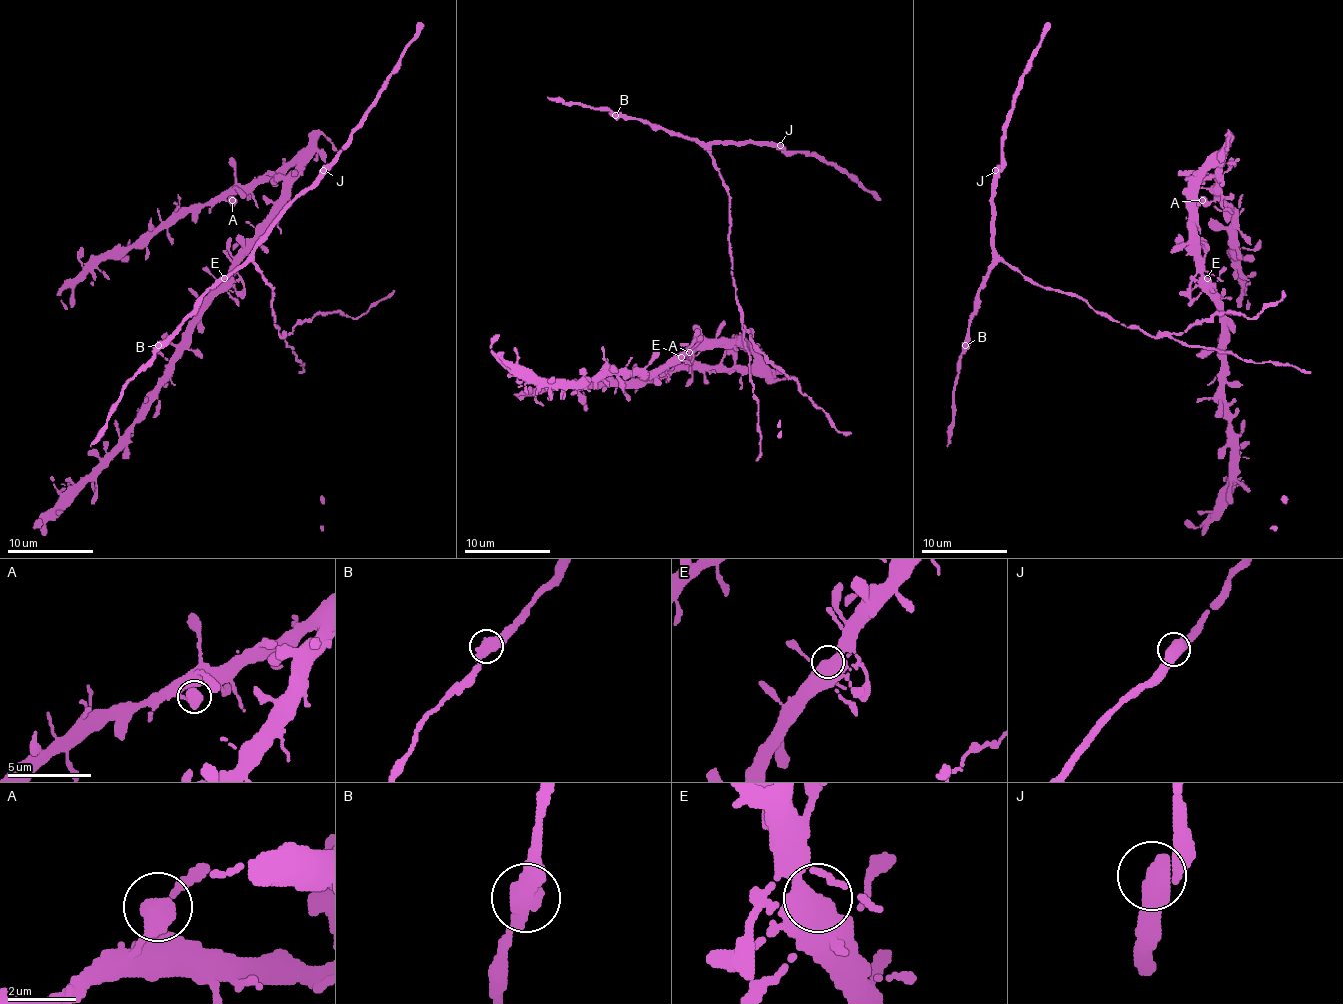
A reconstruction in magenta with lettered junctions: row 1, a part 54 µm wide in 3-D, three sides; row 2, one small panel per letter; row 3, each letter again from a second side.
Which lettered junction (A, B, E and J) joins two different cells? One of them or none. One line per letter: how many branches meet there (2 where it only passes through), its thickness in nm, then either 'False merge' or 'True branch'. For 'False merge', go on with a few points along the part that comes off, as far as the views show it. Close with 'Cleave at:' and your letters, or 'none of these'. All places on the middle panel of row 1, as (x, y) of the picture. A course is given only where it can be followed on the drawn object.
A: Branches: 1. Thickness 600 nm. True branch
B: Branches: 2. Thickness 550 nm. True branch
E: Branches: 2. Thickness 440 nm. True branch
J: Branches: 2. Thickness 460 nm. True branch
Cleave at: none of these

